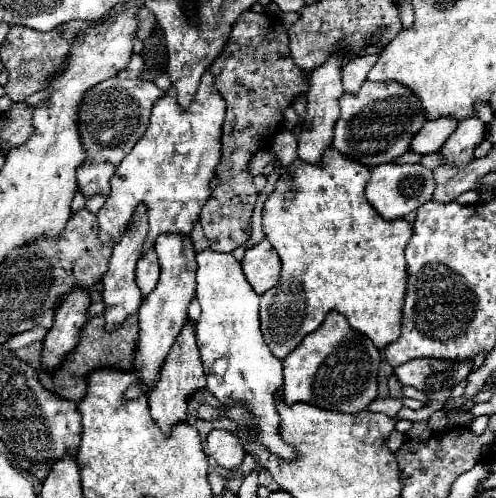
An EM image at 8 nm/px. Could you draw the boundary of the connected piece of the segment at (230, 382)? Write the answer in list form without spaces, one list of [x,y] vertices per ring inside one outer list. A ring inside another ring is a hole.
[[[205,249],[205,251],[199,251],[199,253],[197,253],[197,299],[199,299],[203,311],[201,311],[199,321],[195,323],[195,337],[197,337],[197,345],[199,345],[201,361],[203,361],[203,367],[205,369],[206,388],[209,389],[221,403],[241,403],[241,401],[243,401],[243,403],[251,409],[251,413],[253,413],[255,417],[259,417],[257,429],[259,429],[259,439],[263,441],[263,445],[269,447],[269,451],[275,453],[275,455],[279,455],[281,459],[287,459],[287,461],[293,459],[293,457],[295,457],[293,447],[289,447],[287,443],[283,443],[281,437],[279,437],[279,417],[277,417],[277,409],[275,409],[275,393],[281,391],[281,387],[283,387],[283,375],[281,375],[283,365],[281,365],[281,361],[277,361],[277,357],[273,357],[273,353],[269,353],[269,347],[267,347],[265,341],[263,341],[263,333],[261,333],[261,327],[259,327],[259,299],[261,299],[261,297],[259,297],[259,295],[253,291],[253,287],[249,285],[245,273],[243,273],[243,269],[241,269],[241,263],[235,259],[233,253],[217,253],[217,251],[213,251],[213,249]]]

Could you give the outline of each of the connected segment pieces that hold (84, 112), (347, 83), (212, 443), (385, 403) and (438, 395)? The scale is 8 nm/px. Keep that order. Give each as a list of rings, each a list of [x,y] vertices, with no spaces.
[[[117,75],[97,83],[85,93],[79,105],[79,135],[87,157],[77,169],[77,191],[83,193],[85,199],[93,195],[109,197],[109,181],[121,159],[143,137],[149,125],[151,107],[159,97],[163,97],[163,91],[155,83],[141,79],[119,79]]]
[[[365,55],[349,61],[343,67],[343,89],[347,93],[357,93],[357,89],[365,83],[369,69],[377,63],[377,55]]]
[[[213,429],[207,435],[207,455],[211,455],[225,469],[237,469],[243,463],[245,451],[231,431]]]
[[[387,397],[387,399],[375,399],[375,401],[369,403],[369,411],[385,413],[385,415],[389,415],[389,417],[395,417],[401,407],[403,407],[401,399],[391,399],[391,397]]]
[[[413,359],[395,367],[395,375],[403,385],[413,385],[423,391],[429,401],[447,401],[453,387],[467,379],[471,363],[437,361],[437,359]]]

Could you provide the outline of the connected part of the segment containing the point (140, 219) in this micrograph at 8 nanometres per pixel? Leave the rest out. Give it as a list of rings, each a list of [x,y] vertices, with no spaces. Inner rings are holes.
[[[140,204],[133,215],[131,225],[125,229],[121,239],[113,245],[113,253],[109,259],[109,269],[103,277],[103,301],[105,301],[105,327],[111,331],[117,325],[125,321],[127,315],[137,313],[137,309],[143,303],[143,293],[135,283],[135,263],[141,257],[141,249],[147,237],[147,209],[145,205]]]

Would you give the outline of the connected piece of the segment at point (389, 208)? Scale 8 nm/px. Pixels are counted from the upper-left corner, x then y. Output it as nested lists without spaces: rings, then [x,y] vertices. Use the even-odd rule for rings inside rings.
[[[385,163],[371,169],[371,181],[365,189],[367,201],[377,209],[377,213],[385,219],[405,217],[411,211],[417,211],[433,197],[435,179],[433,173],[423,165],[399,165],[399,163]]]

